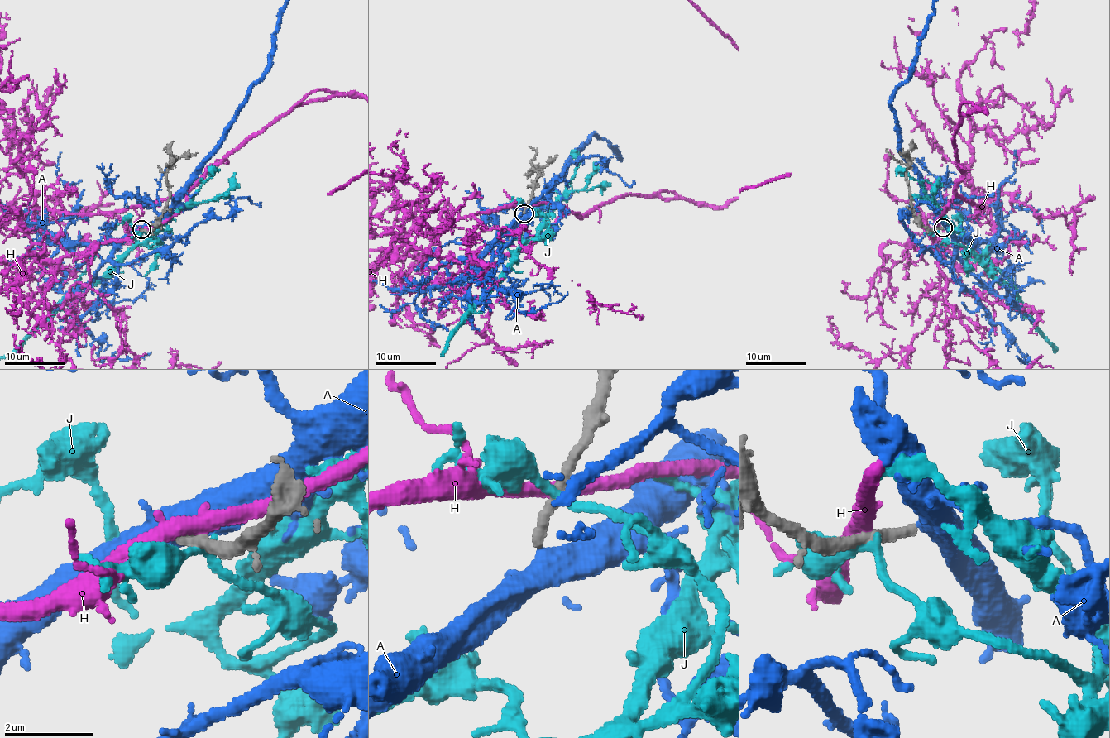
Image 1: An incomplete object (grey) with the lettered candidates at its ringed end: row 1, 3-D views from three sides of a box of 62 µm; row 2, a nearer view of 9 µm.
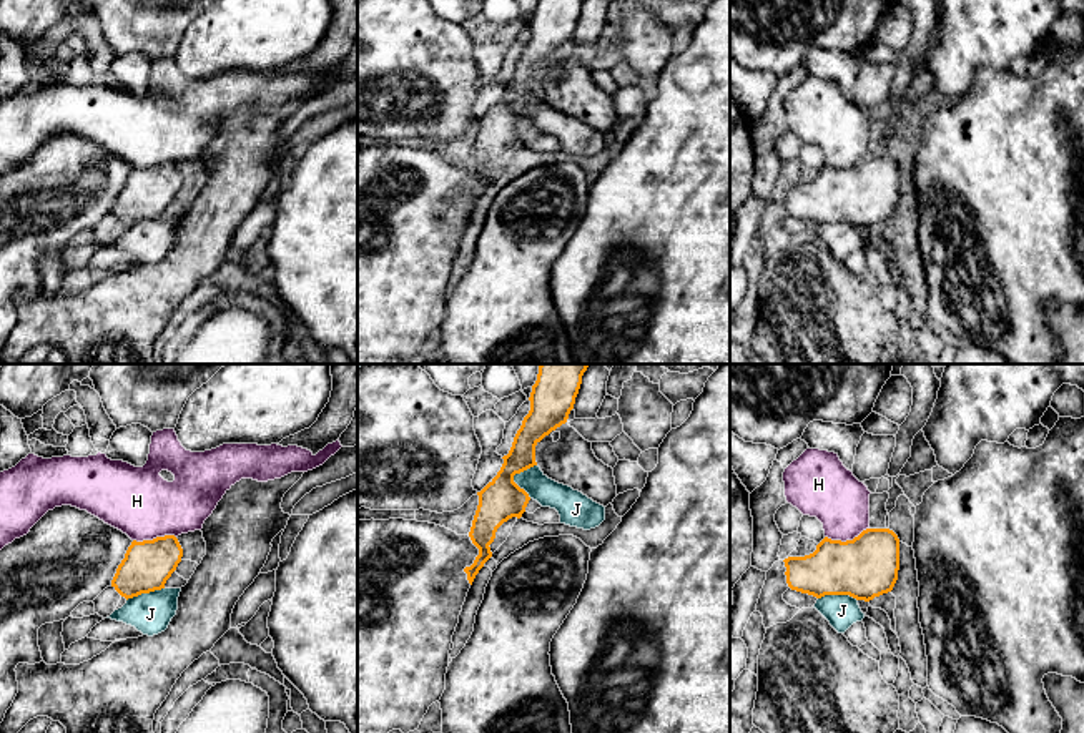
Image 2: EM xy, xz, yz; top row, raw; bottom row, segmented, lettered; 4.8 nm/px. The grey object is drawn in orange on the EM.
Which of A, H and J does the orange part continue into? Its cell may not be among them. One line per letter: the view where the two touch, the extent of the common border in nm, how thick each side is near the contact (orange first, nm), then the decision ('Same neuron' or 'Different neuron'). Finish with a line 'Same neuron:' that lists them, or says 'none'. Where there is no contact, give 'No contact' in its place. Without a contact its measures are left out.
A: No contact. Same neuron
H: Touches orange in yz. Shared border 220 nm. Thickness 300 nm (orange) against 280 nm. Different neuron
J: Touches orange in xz. Shared border 170 nm. Thickness 200 nm (orange) against 140 nm. Different neuron
Same neuron: A

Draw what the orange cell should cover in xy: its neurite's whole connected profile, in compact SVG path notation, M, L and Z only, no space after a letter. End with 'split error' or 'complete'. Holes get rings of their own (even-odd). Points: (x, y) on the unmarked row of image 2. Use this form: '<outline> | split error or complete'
M175 163L136 170L128 175L111 214L126 228L165 216L181 189L183 176Z | complete

